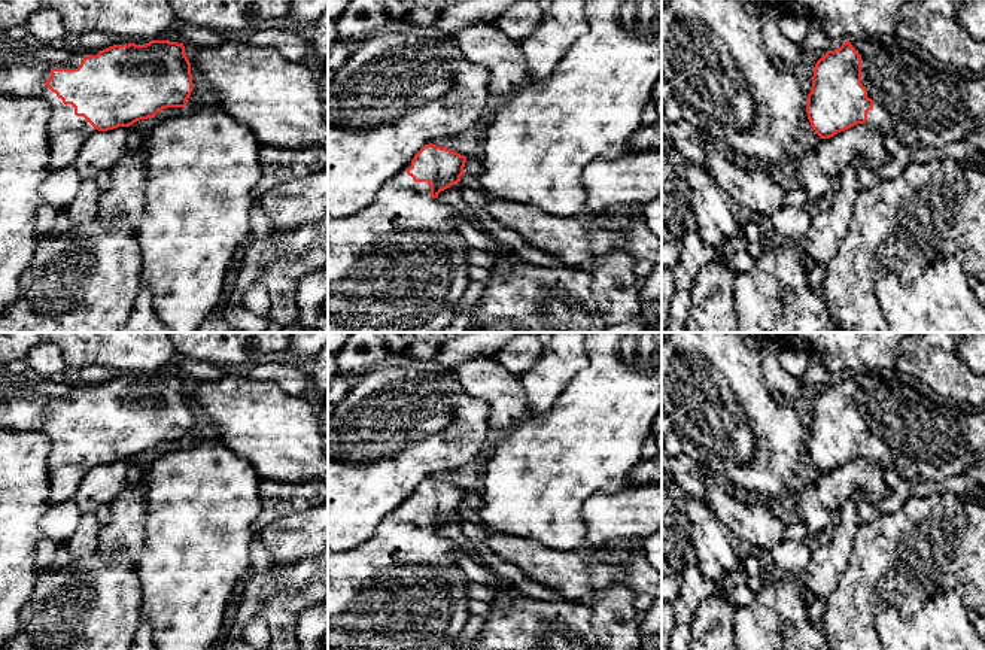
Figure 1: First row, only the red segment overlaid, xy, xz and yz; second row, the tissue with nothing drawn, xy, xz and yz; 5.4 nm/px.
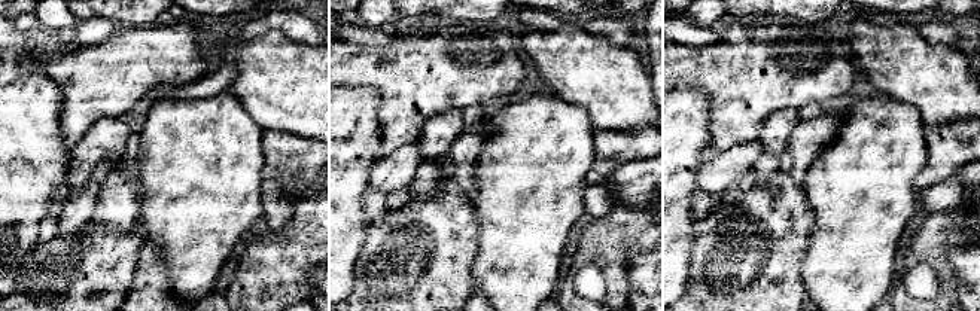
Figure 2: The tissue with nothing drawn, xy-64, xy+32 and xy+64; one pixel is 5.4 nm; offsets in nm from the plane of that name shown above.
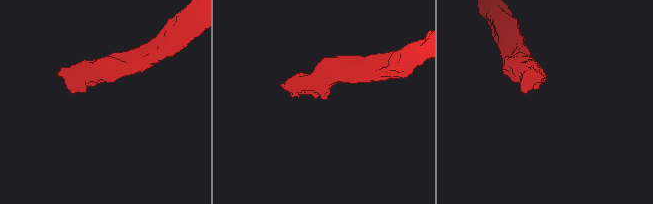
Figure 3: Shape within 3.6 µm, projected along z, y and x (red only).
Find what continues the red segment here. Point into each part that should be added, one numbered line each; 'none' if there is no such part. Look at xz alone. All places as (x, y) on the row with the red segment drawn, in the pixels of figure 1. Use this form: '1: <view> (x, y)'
1: xz (398, 266)

